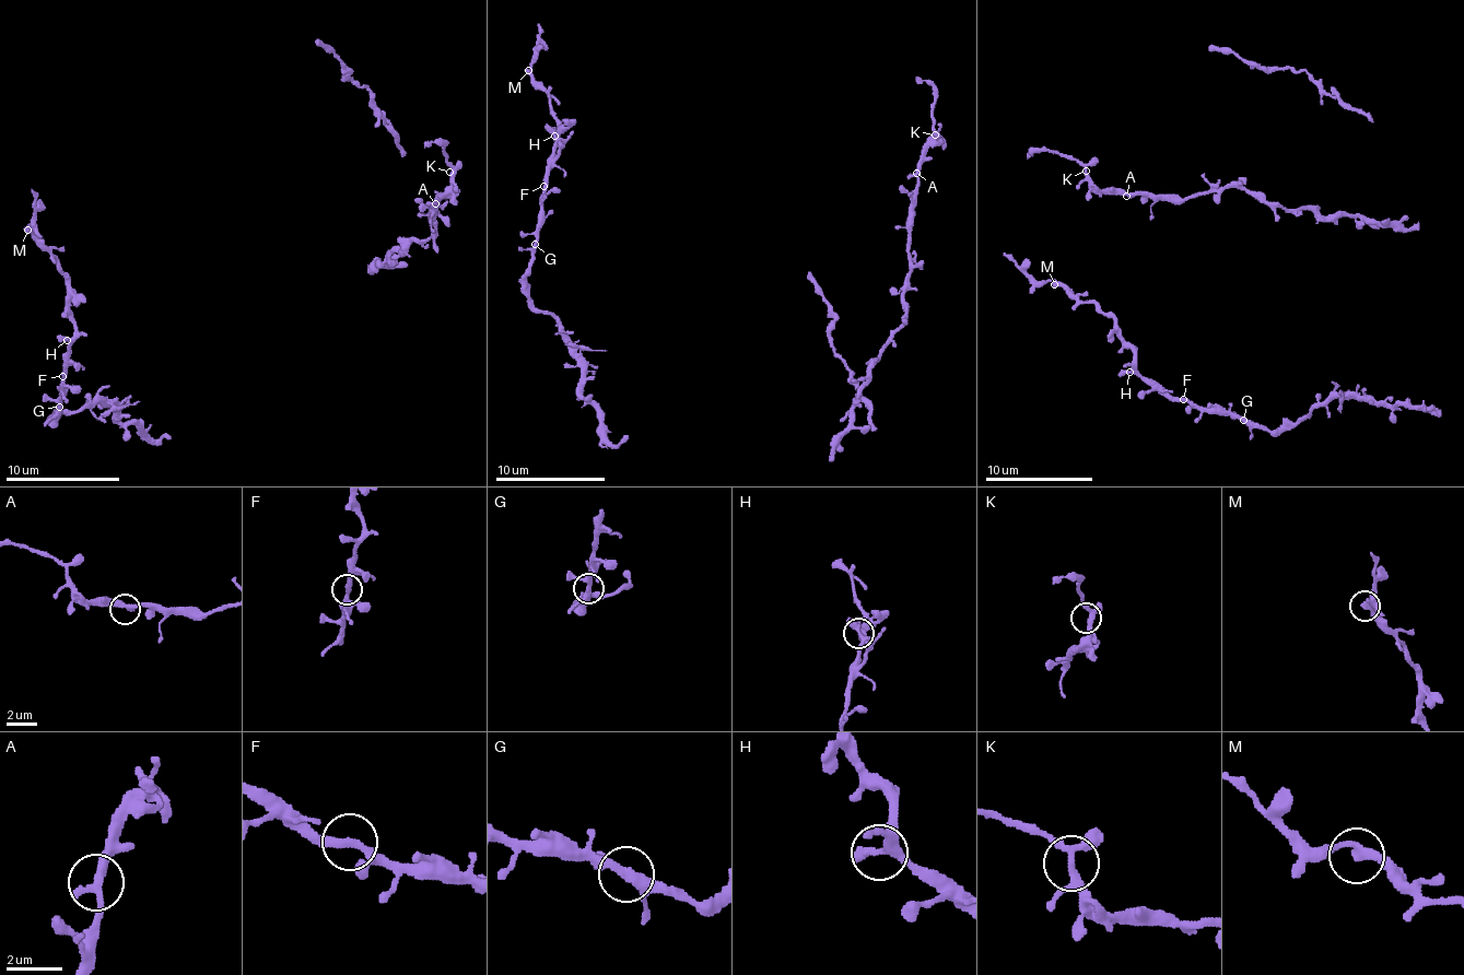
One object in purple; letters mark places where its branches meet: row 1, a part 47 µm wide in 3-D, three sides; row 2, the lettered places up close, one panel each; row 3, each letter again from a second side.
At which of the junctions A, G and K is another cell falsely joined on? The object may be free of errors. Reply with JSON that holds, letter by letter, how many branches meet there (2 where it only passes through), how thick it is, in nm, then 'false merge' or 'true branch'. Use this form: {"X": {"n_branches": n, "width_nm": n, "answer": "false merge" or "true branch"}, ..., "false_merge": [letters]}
{"A": {"n_branches": 2, "width_nm": 320, "answer": "true branch"}, "G": {"n_branches": 3, "width_nm": 280, "answer": "true branch"}, "K": {"n_branches": 4, "width_nm": 260, "answer": "true branch"}, "false_merge": []}

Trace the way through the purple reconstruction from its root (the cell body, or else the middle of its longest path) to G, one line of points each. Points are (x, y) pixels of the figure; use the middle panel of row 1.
G: (546, 312), (540, 312), (531, 303), (526, 280), (534, 243)

